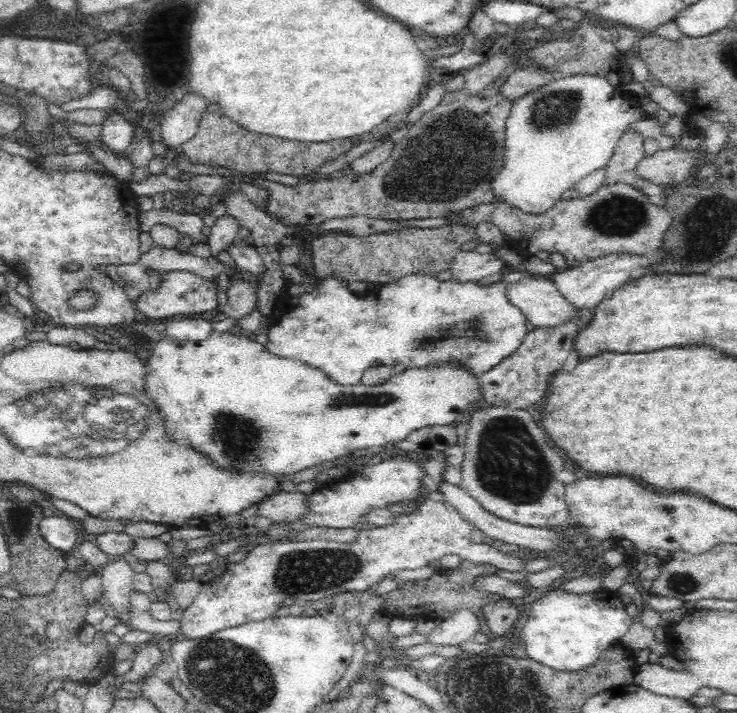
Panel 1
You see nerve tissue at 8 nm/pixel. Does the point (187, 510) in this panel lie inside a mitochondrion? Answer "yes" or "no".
no

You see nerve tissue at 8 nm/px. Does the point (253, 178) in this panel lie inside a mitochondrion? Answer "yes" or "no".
no

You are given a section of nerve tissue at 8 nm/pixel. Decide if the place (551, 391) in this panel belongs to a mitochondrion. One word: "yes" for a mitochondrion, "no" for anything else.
no

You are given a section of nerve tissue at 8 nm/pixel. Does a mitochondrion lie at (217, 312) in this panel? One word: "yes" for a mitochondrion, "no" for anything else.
no

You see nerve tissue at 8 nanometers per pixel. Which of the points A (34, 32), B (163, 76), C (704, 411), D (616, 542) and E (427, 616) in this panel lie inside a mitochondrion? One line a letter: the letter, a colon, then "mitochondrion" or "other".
A: mitochondrion
B: other
C: other
D: other
E: other

